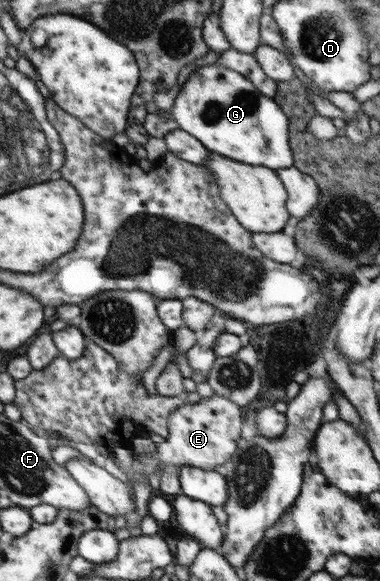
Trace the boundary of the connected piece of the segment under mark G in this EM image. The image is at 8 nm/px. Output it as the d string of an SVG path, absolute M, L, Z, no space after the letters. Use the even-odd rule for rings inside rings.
M219 62L194 69L175 98L171 117L177 120L181 129L199 139L209 152L217 152L229 159L270 170L285 169L294 162L291 145L288 143L288 119L279 105L272 98L261 95L245 76Z

